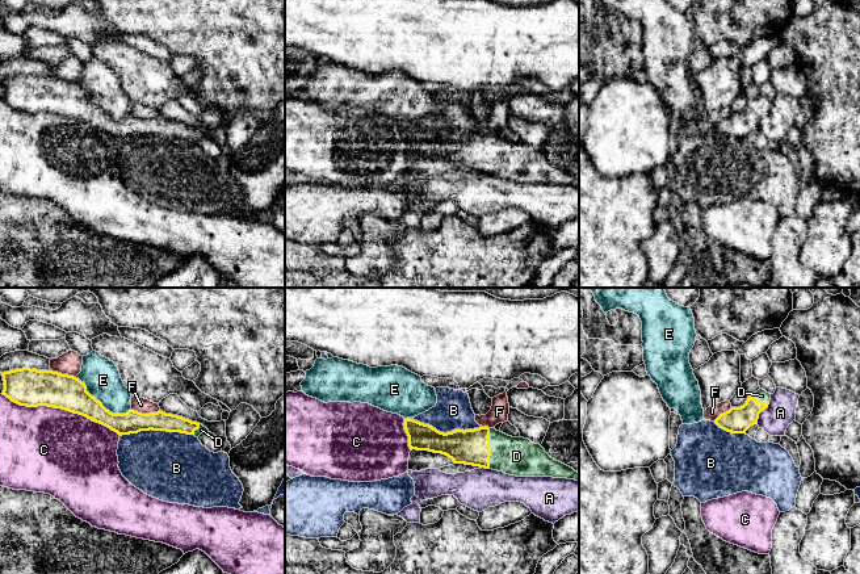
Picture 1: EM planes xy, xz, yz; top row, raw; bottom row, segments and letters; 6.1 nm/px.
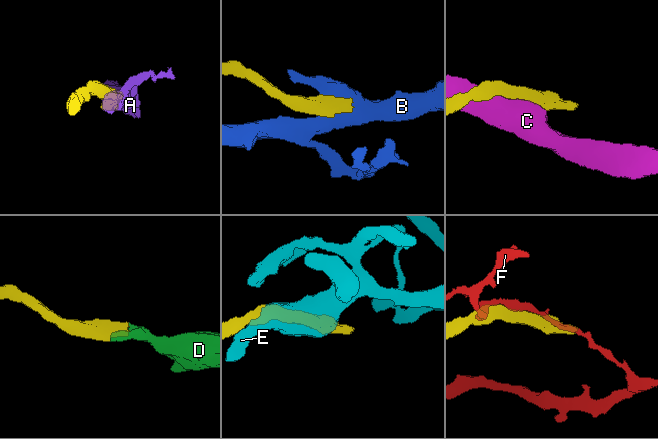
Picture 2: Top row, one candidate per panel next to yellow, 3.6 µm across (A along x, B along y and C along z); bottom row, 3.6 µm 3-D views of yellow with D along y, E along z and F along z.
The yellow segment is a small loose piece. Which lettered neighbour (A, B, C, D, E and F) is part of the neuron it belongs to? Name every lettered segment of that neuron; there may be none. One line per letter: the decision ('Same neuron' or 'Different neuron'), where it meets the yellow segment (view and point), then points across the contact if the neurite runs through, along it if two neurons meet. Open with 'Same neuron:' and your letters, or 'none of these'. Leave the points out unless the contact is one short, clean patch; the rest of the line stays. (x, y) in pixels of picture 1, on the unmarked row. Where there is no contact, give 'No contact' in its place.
Same neuron: D
A: Different neuron. Touches yellow at yz (760, 117)
B: Different neuron. Touches yellow at xy (156, 135)
C: Different neuron. Touches yellow at xy (61, 113)
D: Same neuron. Touches yellow at xz (489, 154). Path across: xz (472, 153), (489, 154), (516, 162)
E: Different neuron. Touches yellow at xy (101, 109)
F: Different neuron. Touches yellow at xy (146, 120)

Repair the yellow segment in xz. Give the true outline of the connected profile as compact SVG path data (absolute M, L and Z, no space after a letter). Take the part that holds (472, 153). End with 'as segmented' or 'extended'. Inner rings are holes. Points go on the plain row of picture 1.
M404 125L410 155L441 159L454 169L503 177L516 183L553 183L579 187L579 179L551 164L540 150L512 143L495 134L440 138L429 130Z | extended

